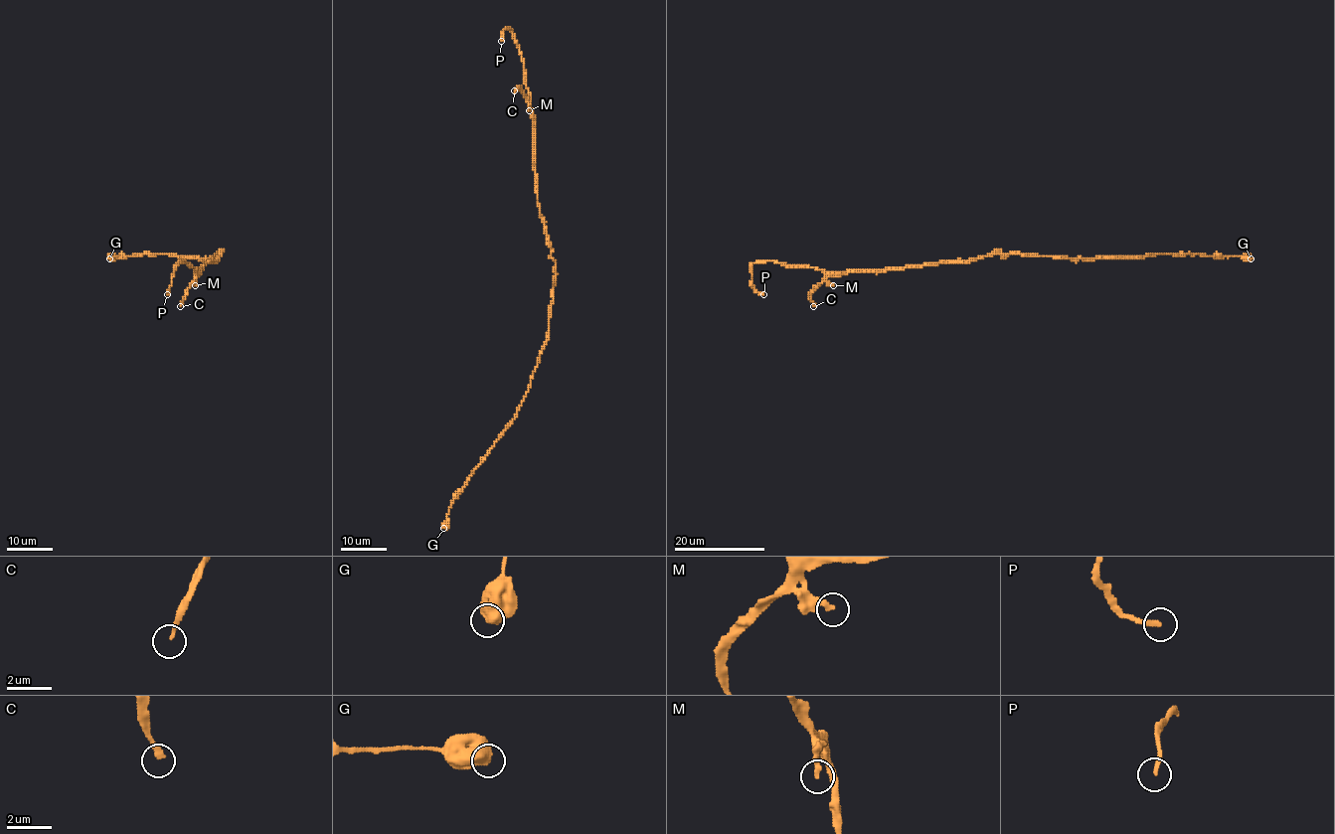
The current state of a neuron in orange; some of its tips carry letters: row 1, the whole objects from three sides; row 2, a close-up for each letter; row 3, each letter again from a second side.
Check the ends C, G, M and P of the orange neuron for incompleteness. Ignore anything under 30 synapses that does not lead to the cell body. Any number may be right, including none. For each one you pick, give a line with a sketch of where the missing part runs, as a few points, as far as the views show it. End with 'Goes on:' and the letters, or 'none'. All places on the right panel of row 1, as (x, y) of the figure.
Goes on: none

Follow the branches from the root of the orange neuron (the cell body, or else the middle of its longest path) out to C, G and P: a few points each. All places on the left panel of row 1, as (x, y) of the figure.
C: (221, 253), (216, 260), (207, 262), (201, 269), (180, 306)
G: (221, 253), (209, 258), (162, 253), (109, 258)
P: (221, 253), (198, 273), (186, 261), (181, 261), (173, 271), (167, 294)

